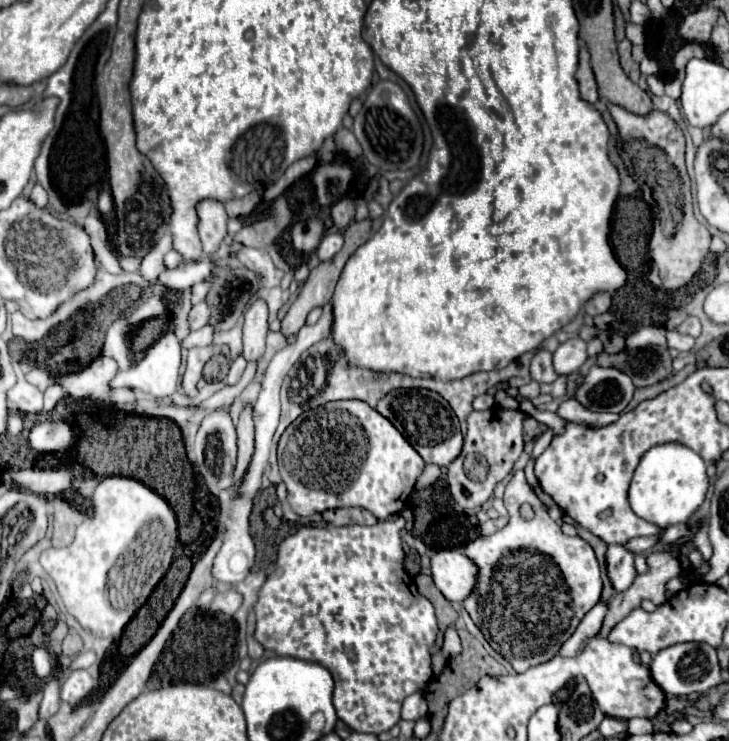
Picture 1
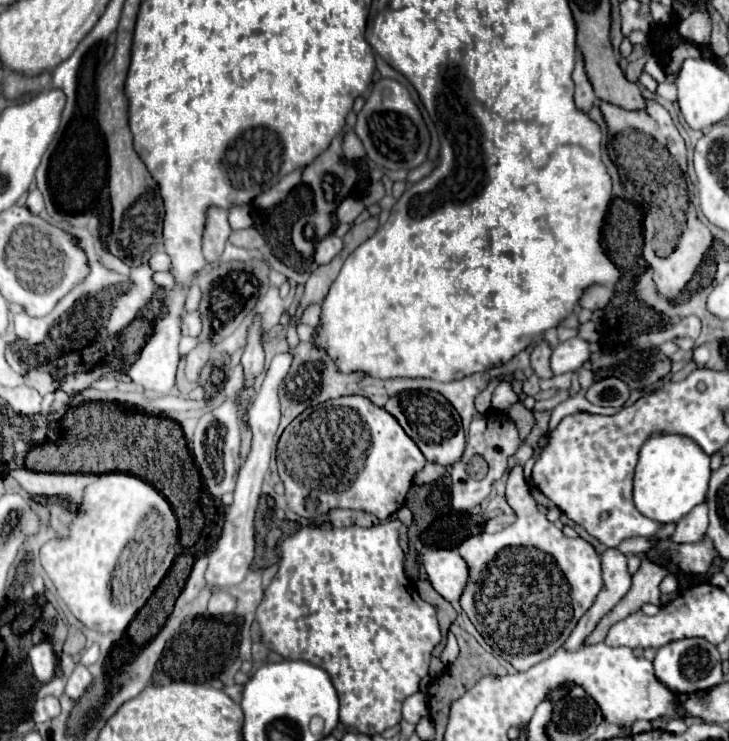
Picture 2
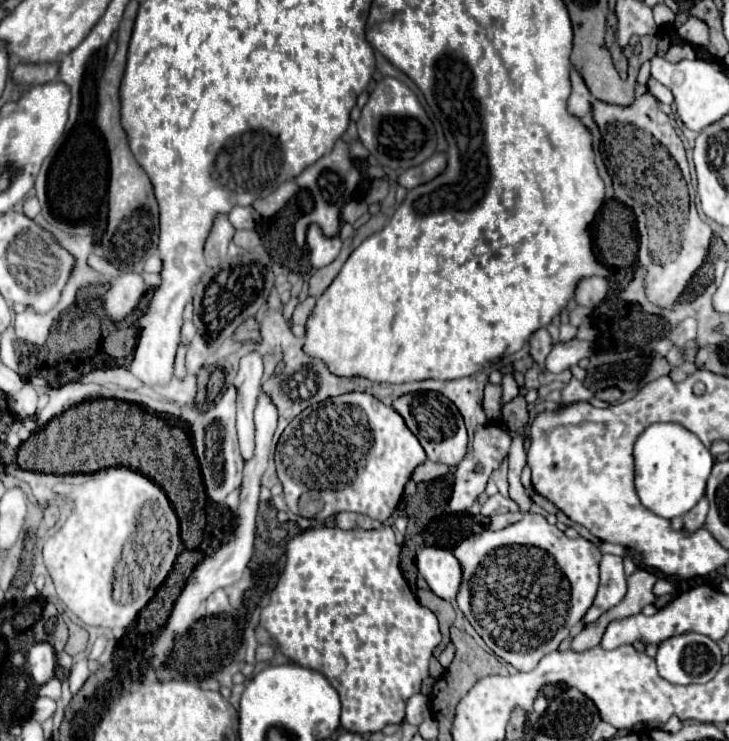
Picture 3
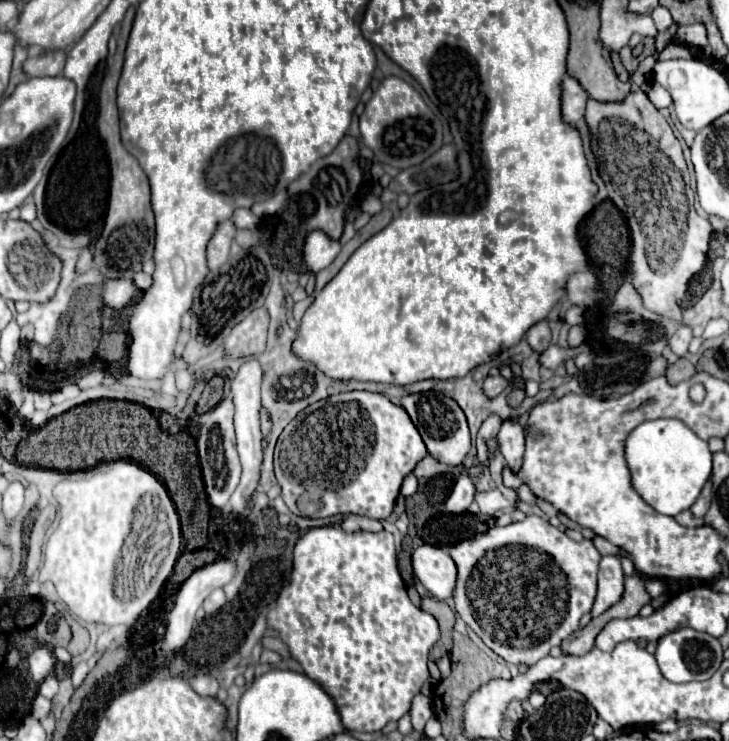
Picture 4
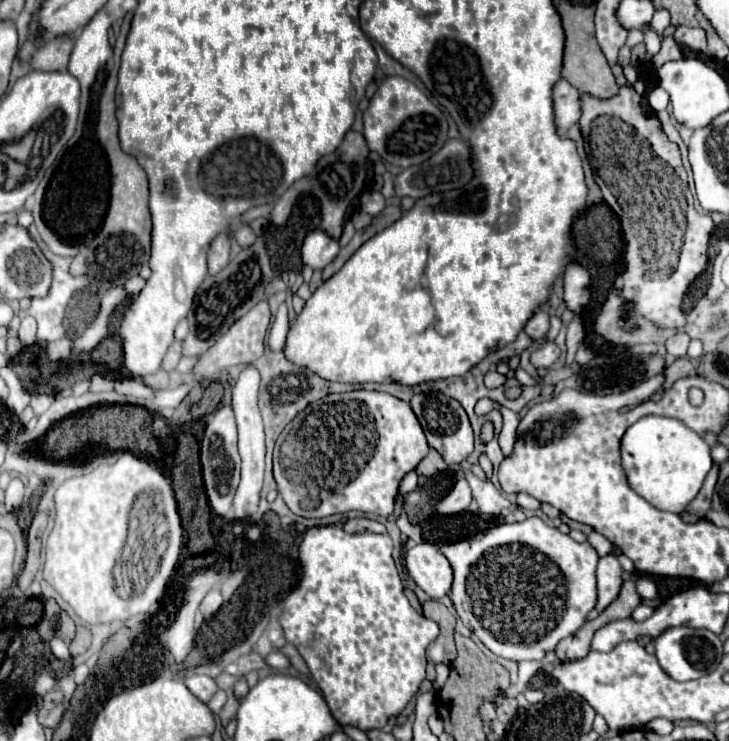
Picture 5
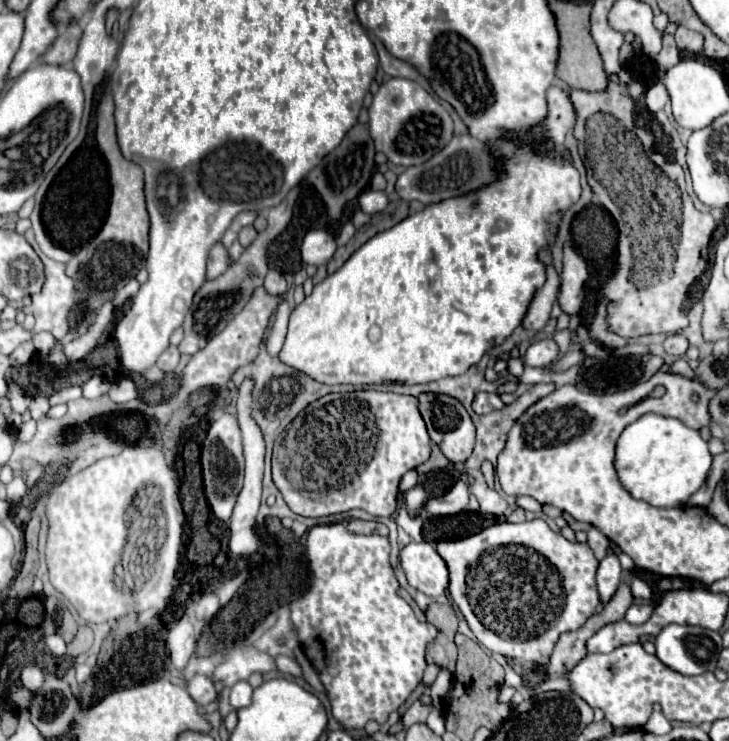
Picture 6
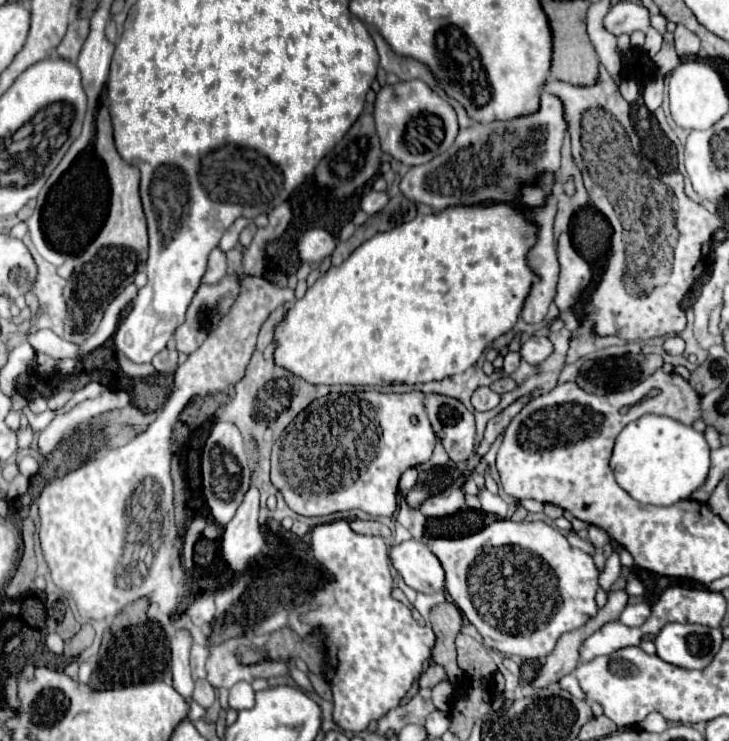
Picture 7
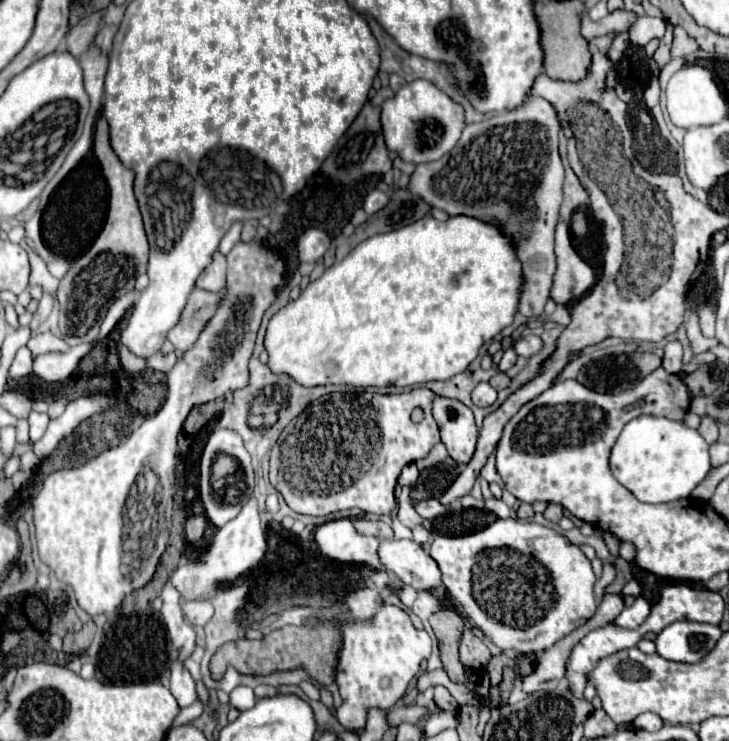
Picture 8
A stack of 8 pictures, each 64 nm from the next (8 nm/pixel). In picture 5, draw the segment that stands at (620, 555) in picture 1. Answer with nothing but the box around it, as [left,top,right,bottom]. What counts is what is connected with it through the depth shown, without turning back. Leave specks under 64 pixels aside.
[596,554,624,612]

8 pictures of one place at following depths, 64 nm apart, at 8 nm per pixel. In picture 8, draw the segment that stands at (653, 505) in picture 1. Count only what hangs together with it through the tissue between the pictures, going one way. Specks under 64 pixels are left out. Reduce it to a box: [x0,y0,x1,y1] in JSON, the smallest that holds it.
[610,416,710,504]

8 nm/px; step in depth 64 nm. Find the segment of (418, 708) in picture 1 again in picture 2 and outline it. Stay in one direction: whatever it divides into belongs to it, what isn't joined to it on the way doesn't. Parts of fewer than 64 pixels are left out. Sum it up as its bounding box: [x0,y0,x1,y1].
[402,692,428,724]

